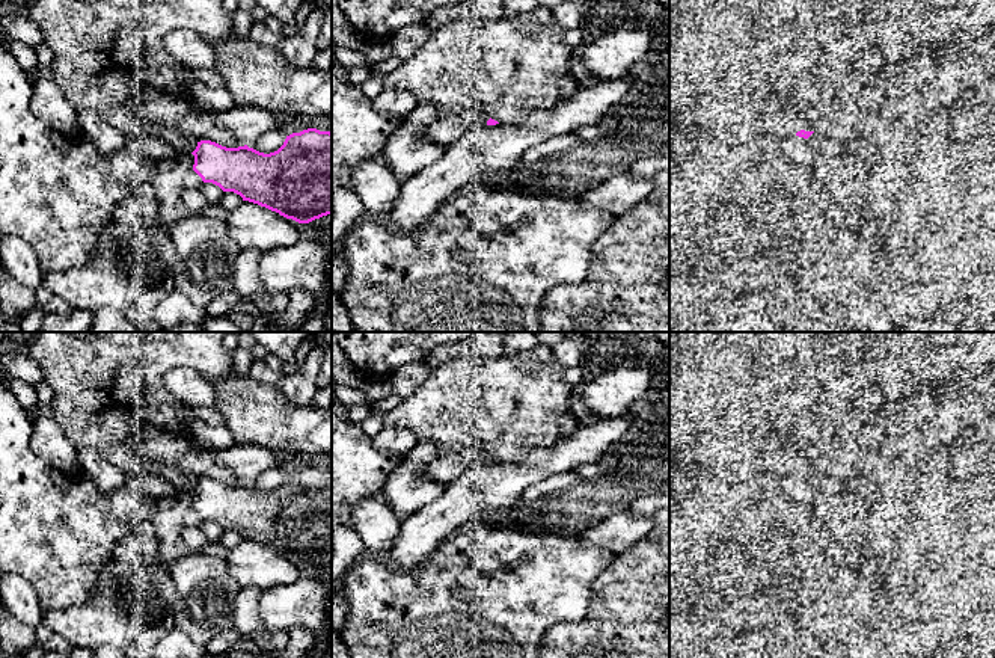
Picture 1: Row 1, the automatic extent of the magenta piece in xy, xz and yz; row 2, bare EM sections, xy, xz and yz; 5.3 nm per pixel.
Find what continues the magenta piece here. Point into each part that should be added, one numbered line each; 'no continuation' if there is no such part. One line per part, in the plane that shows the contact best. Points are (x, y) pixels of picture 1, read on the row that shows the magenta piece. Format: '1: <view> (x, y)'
1: yz (795, 121)

